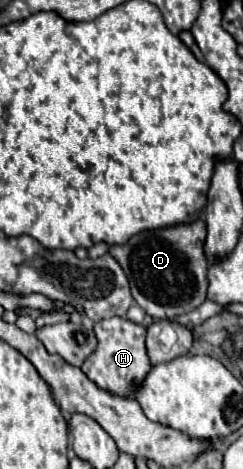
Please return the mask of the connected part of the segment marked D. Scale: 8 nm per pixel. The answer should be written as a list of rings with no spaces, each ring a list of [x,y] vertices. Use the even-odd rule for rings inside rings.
[[[196,218],[188,224],[146,230],[132,236],[126,244],[110,246],[110,254],[122,264],[132,288],[132,296],[140,308],[152,318],[176,318],[196,310],[206,300],[208,260],[204,254],[206,224]]]

